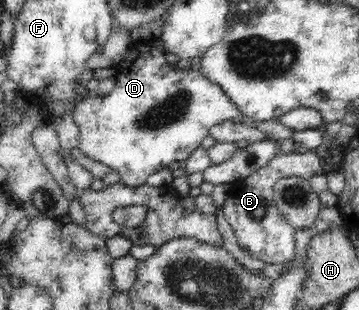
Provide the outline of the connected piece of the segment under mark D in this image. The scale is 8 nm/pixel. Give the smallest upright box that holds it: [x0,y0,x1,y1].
[74,42,246,188]

